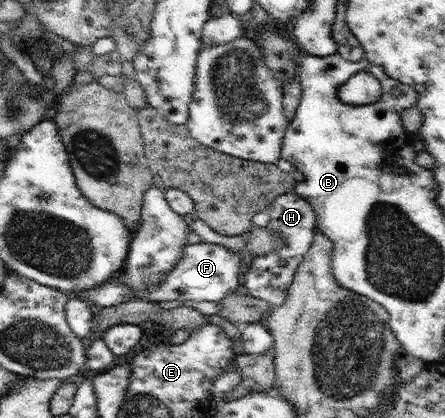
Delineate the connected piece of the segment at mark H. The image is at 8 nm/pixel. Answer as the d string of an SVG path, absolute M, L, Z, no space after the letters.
M293 191L277 196L277 199L269 205L268 214L270 219L266 228L269 229L271 235L281 239L281 244L273 248L271 252L263 252L252 258L249 270L242 275L240 282L247 287L248 293L253 297L268 301L271 307L277 307L287 299L295 272L313 243L317 230L315 217L317 213L305 199Z

